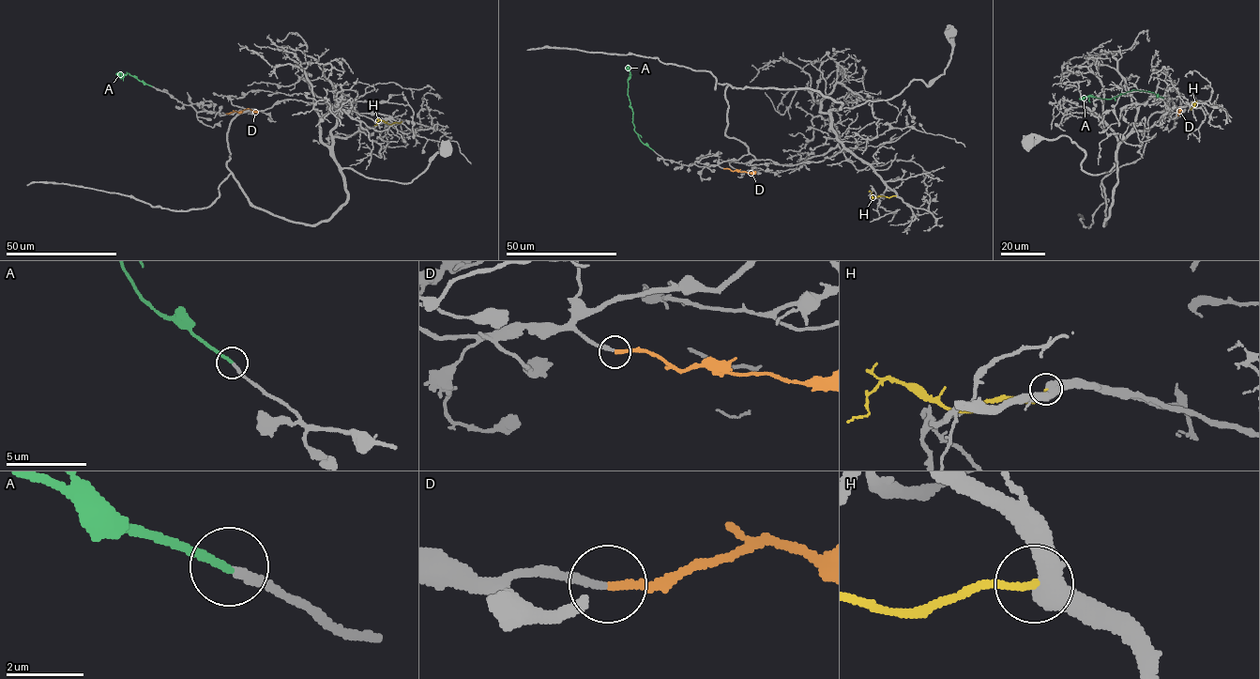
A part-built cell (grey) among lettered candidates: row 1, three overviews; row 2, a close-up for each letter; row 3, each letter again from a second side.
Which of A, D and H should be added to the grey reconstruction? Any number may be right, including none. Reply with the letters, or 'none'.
A, D

